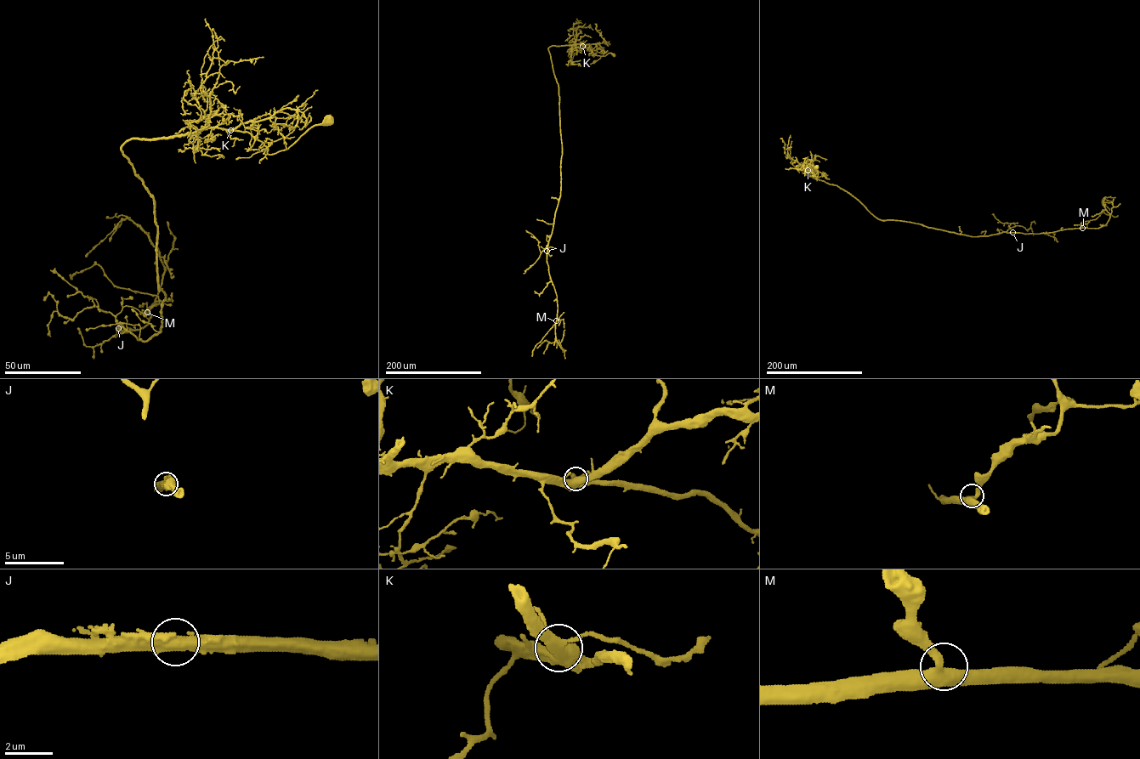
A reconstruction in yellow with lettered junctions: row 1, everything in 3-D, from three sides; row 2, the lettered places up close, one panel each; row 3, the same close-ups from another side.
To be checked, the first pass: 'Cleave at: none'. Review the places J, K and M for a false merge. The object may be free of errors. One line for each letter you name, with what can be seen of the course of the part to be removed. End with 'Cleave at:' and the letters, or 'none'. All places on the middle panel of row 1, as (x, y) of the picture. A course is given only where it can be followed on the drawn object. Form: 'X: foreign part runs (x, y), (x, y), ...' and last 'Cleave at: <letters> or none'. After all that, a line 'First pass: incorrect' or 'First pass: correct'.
Cleave at: none
First pass: correct

